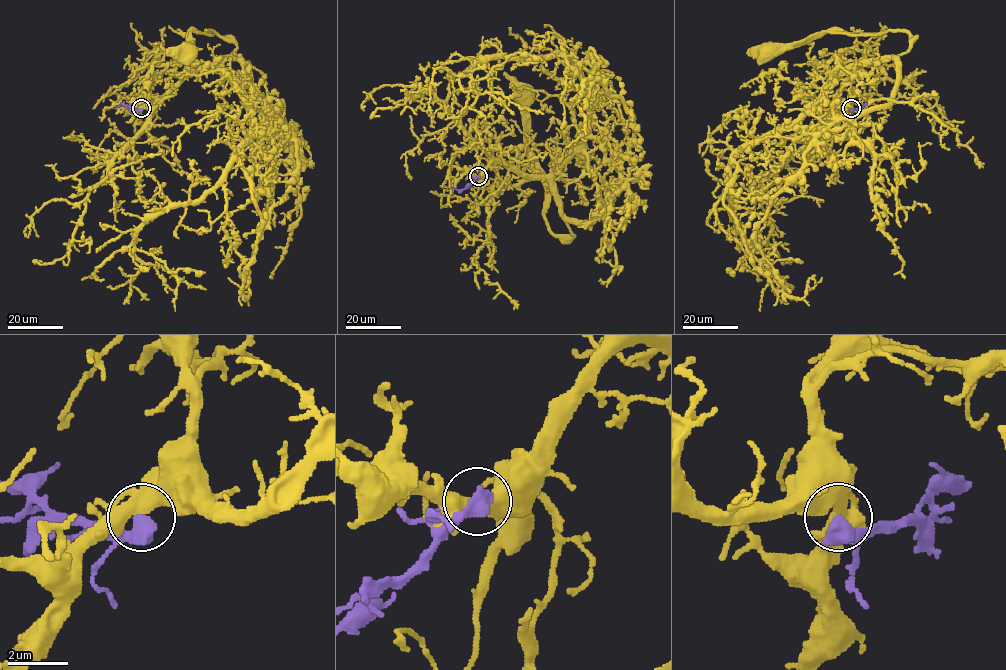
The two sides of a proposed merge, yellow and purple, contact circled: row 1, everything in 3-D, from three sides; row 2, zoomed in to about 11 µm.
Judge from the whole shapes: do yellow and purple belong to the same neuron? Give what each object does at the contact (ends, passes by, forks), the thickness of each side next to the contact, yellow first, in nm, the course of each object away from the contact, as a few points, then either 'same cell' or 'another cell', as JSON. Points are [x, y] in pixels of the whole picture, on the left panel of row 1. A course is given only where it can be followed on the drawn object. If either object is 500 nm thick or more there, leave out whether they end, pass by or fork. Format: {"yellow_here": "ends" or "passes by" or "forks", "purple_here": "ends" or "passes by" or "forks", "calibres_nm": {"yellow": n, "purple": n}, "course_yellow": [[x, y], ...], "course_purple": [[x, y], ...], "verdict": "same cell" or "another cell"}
{"calibres_nm": {"yellow": 480, "purple": 600}, "course_yellow": [[141, 108], [152, 108], [194, 72], [223, 59], [236, 44], [207, 30], [191, 32], [185, 48]], "course_purple": [[141, 108], [123, 105], [113, 108]], "verdict": "another cell"}

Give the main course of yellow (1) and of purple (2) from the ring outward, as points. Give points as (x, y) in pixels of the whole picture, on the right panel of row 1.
1: (851, 108), (836, 105), (838, 90), (853, 68), (905, 52), (910, 35), (895, 30), (822, 32), (767, 48)
2: (851, 108), (856, 110), (865, 105), (863, 108)

